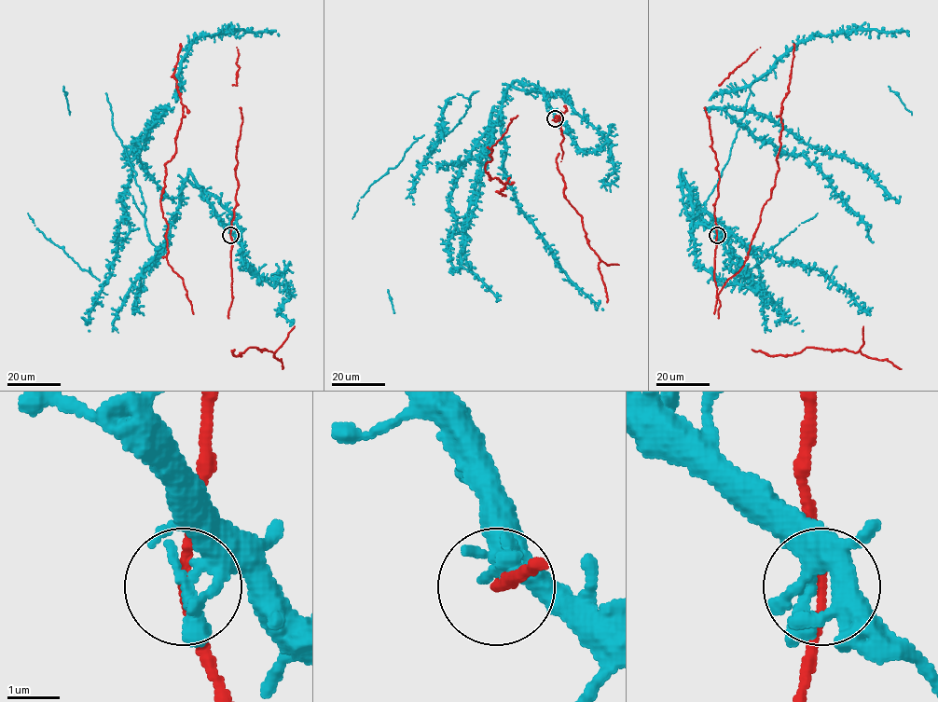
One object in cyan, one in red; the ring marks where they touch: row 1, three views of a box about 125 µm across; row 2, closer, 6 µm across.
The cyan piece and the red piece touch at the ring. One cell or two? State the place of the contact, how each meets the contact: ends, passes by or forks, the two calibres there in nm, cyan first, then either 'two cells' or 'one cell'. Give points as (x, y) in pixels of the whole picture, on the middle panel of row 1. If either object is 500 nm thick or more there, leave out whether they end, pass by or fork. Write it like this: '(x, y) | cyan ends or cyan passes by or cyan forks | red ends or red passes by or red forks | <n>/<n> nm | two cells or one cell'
(555, 118) | cyan ends | red passes by | 480/170 nm | one cell

